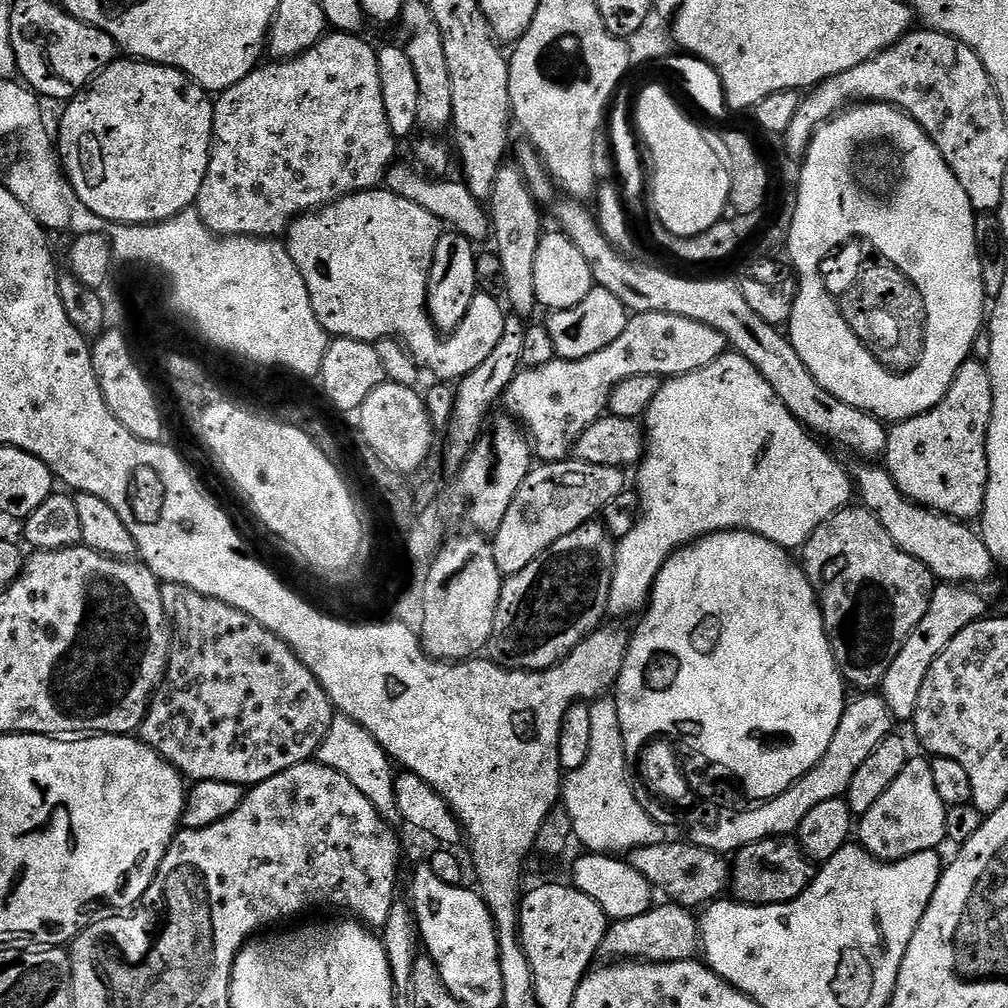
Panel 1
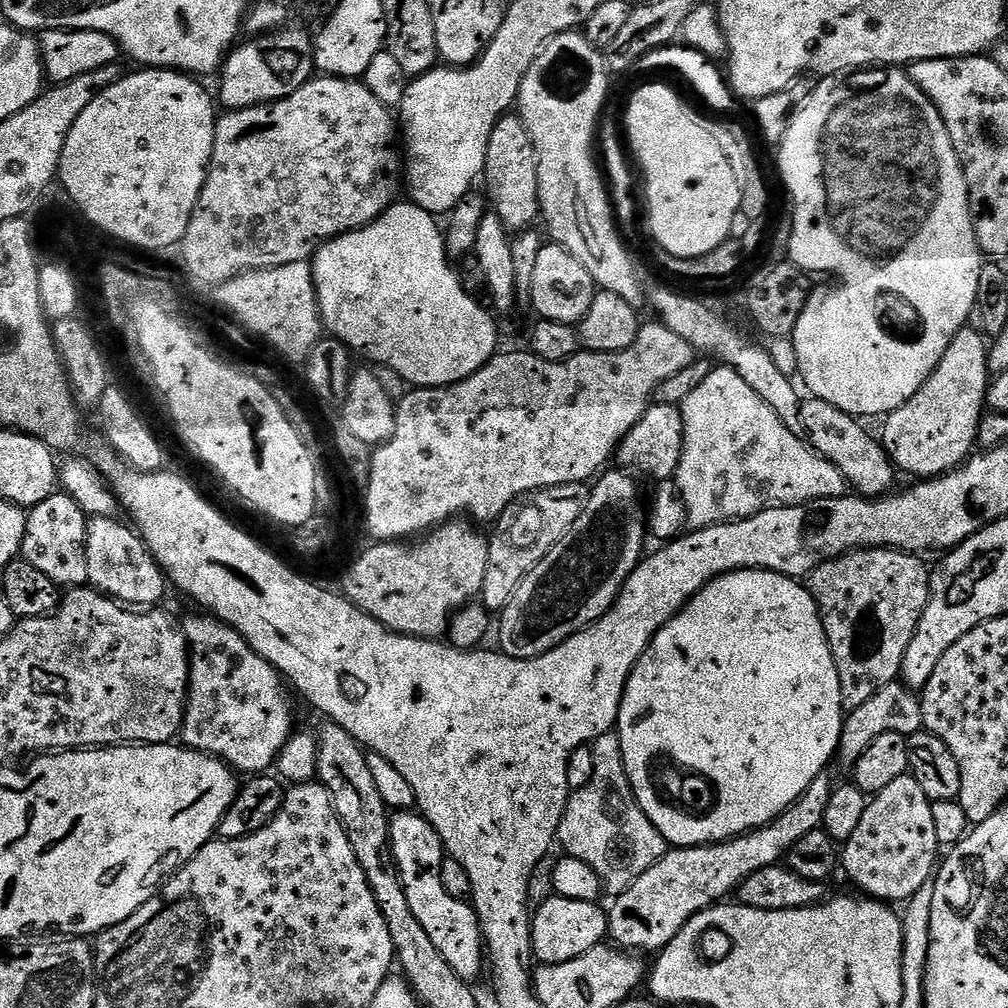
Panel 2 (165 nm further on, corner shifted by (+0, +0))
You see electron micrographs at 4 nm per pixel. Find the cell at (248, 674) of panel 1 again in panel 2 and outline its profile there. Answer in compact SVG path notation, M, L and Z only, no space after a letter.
M211 614L199 615L188 616L182 620L190 653L188 704L184 708L184 724L180 728L183 743L196 752L204 752L217 760L223 760L237 773L267 773L275 765L282 746L286 746L294 731L289 689L282 683L280 671L270 666L270 662L266 662L262 654L255 652L242 638L242 634L238 634L230 625L217 620Z

